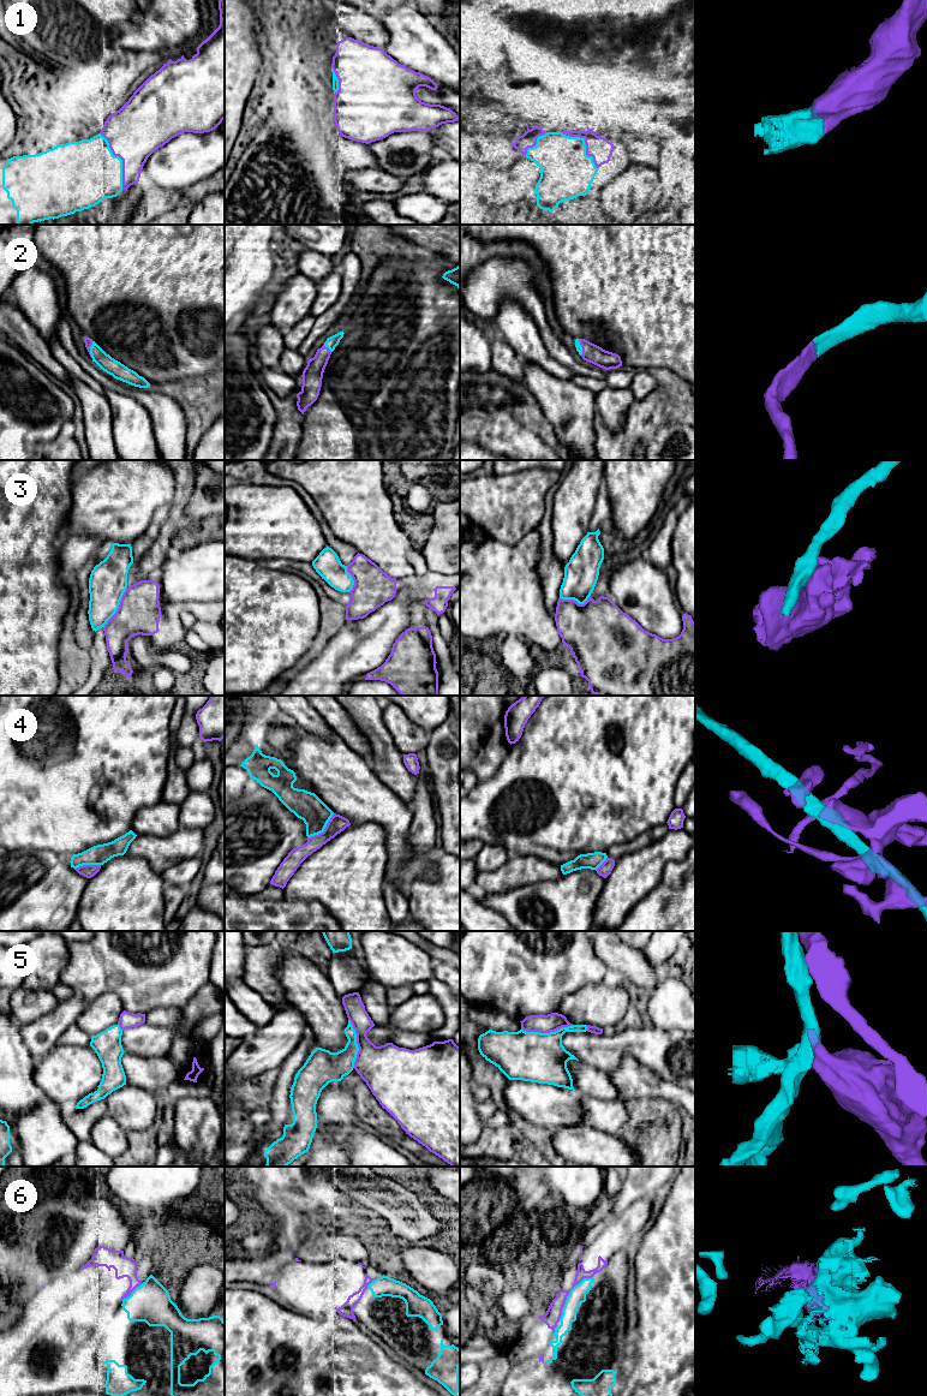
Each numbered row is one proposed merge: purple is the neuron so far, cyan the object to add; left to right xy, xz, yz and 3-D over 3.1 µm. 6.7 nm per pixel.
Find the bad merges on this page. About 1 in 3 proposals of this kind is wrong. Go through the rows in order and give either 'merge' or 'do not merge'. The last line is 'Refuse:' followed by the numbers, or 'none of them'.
1: merge
2: merge
3: do not merge
4: do not merge
5: do not merge
6: do not merge
Refuse: 3, 4, 5, 6

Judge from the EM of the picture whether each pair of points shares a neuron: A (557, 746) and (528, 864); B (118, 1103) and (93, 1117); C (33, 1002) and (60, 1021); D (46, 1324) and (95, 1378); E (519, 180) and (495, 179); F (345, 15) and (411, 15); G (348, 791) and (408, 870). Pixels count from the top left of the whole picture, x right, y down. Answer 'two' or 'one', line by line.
A: two
B: two
C: two
D: one
E: one
F: two
G: one

